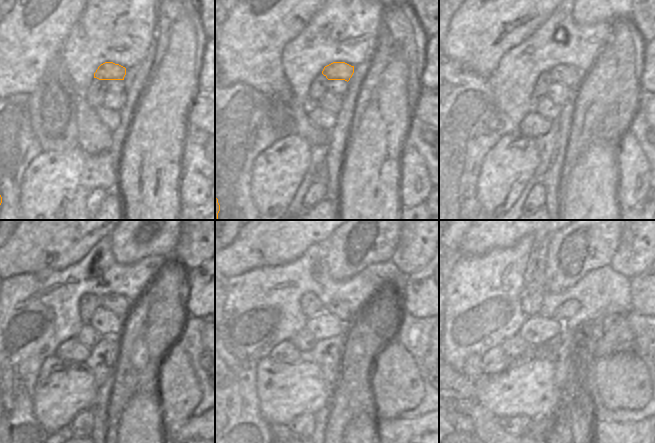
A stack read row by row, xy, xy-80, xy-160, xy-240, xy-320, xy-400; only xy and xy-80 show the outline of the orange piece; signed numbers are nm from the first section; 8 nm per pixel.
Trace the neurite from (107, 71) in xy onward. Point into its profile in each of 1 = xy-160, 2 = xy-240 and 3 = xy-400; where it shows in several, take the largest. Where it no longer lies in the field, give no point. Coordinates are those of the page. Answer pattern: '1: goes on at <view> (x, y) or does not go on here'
1: goes on at xy-160 (570, 76)
2: goes on at xy-240 (117, 303)
3: goes on at xy-400 (570, 307)

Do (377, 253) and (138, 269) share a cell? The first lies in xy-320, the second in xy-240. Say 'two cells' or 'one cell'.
two cells

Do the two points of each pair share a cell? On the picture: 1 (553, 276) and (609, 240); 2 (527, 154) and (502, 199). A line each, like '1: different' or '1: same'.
1: same
2: same

